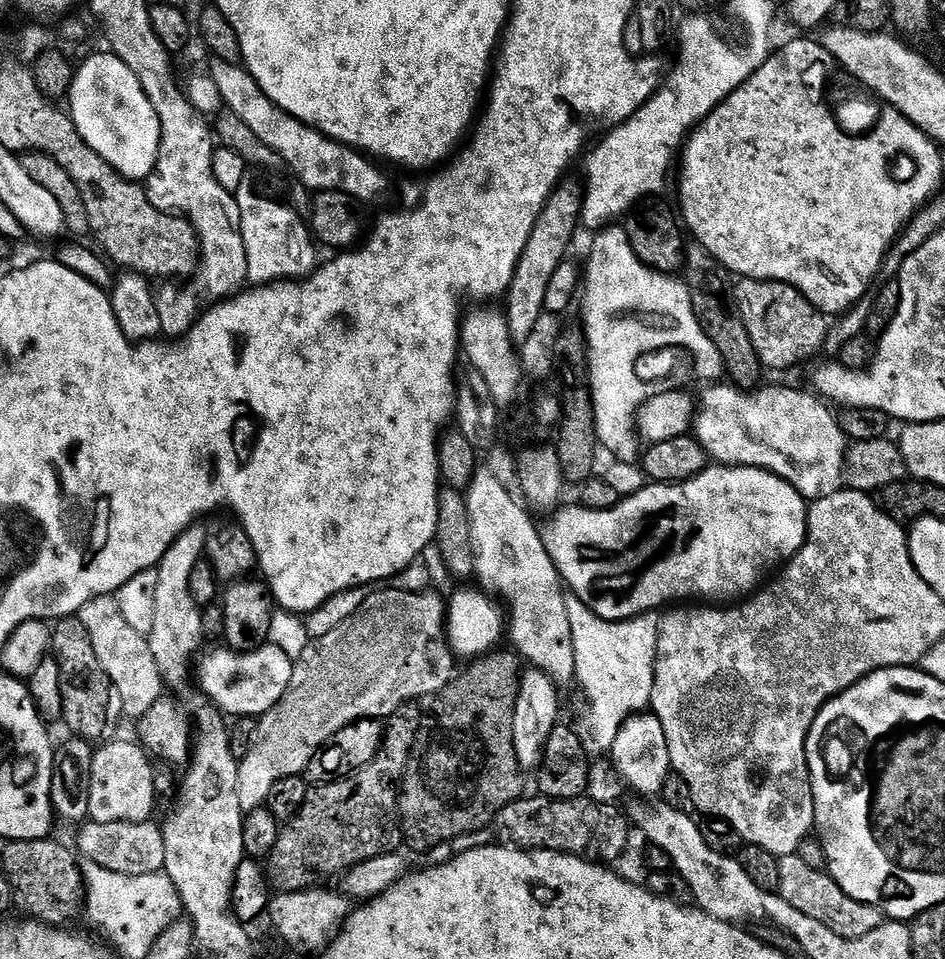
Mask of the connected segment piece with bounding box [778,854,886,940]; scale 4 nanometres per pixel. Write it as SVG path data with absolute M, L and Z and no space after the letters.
M800 854L779 857L779 862L778 894L780 897L786 902L790 902L790 906L794 906L794 910L802 910L802 914L806 914L810 918L822 922L830 930L834 930L834 934L847 940L853 940L878 930L878 926L885 923L886 917L877 905L858 902L854 898L850 898L850 894L846 894L842 890L842 886L838 886L827 871L820 869L819 872L818 869L811 868L800 857Z

